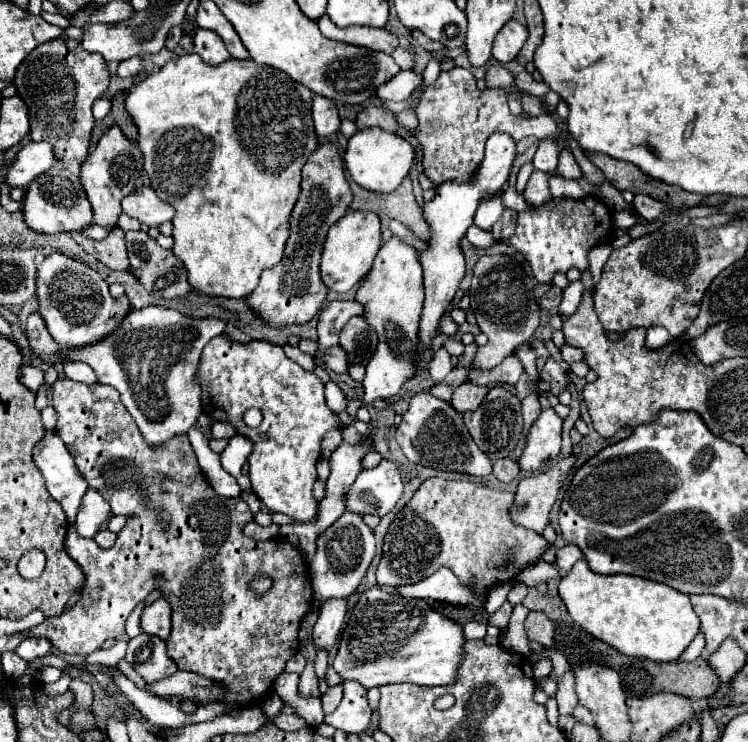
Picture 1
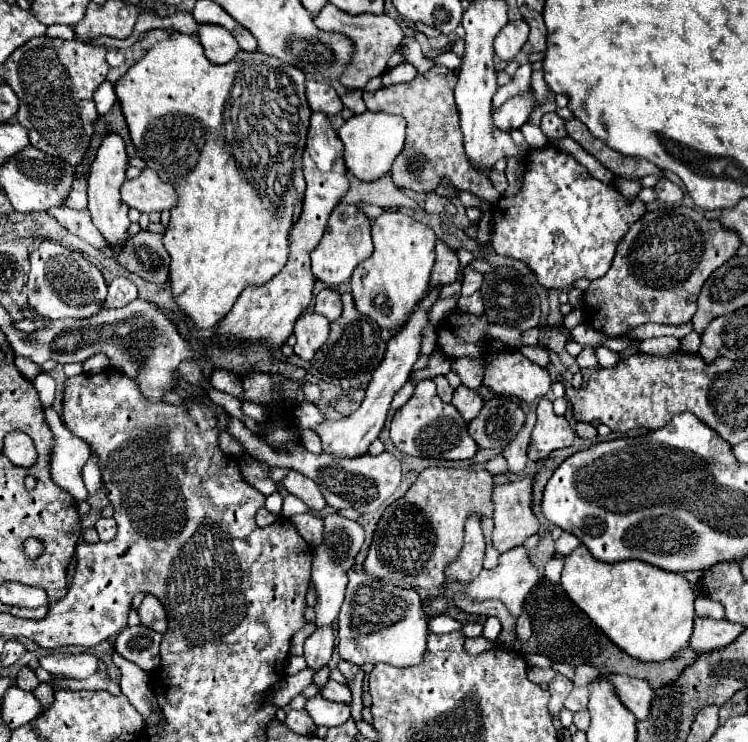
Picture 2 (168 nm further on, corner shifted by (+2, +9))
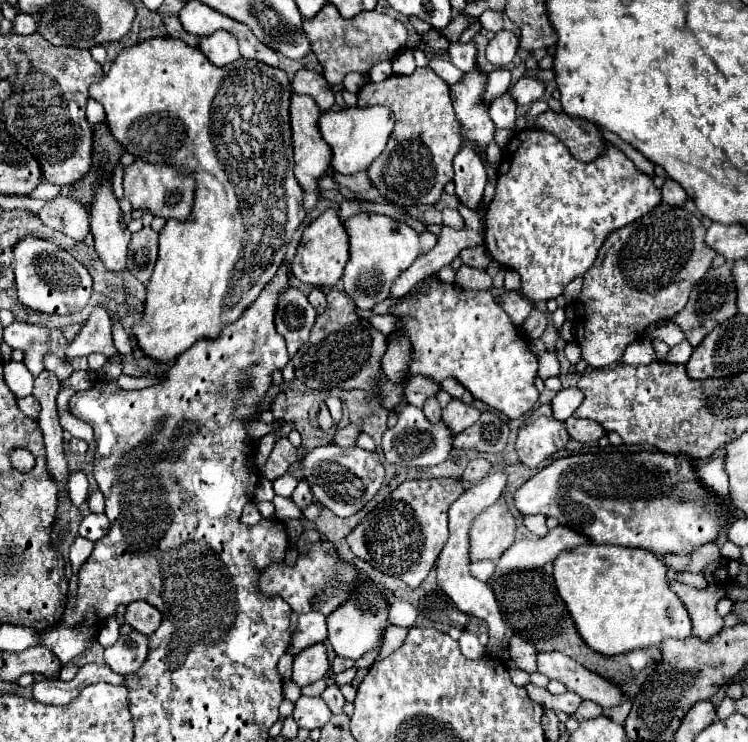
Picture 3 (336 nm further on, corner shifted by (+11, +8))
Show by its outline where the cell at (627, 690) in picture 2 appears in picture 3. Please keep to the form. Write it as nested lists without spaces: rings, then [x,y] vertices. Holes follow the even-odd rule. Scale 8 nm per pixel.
[[[560,652],[538,654],[538,672],[546,674],[550,680],[564,682],[570,692],[576,692],[582,700],[592,700],[602,708],[612,708],[626,700],[620,688]]]

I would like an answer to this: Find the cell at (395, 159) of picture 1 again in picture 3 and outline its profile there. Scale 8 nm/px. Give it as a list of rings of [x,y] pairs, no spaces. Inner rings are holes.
[[[368,106],[368,108],[342,108],[322,112],[318,118],[318,130],[322,138],[332,148],[332,168],[340,174],[356,174],[368,170],[372,160],[380,156],[394,128],[394,118],[388,106]]]

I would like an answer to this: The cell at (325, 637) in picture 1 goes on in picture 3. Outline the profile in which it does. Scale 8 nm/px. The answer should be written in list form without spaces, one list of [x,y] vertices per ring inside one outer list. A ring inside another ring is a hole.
[[[314,644],[314,646],[302,650],[294,658],[292,680],[302,688],[302,686],[308,686],[316,680],[326,678],[328,668],[330,668],[330,664],[328,664],[328,656],[326,656],[326,646]]]

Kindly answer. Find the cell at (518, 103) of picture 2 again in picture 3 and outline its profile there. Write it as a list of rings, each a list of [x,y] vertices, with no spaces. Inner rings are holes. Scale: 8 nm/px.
[[[522,76],[522,78],[510,88],[510,92],[512,92],[516,104],[522,106],[522,104],[530,104],[530,102],[540,100],[542,94],[544,94],[544,88],[546,88],[546,84],[544,84],[542,80],[538,80],[536,76]]]

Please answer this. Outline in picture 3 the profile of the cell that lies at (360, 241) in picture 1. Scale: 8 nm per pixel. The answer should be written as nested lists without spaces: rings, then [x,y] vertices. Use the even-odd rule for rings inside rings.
[[[330,208],[306,226],[300,246],[296,250],[296,256],[292,260],[292,274],[304,284],[332,288],[342,278],[346,262],[348,262],[348,234],[346,234],[336,210]]]

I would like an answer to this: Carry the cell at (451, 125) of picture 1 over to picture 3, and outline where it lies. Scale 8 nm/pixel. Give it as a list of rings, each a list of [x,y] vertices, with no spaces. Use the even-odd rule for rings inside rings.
[[[416,68],[410,76],[392,74],[374,84],[368,82],[358,92],[358,106],[386,104],[394,112],[394,132],[384,152],[368,168],[368,178],[390,202],[410,208],[436,204],[444,186],[454,178],[452,158],[460,152],[462,138],[456,134],[456,114],[452,110],[450,86],[430,68]]]

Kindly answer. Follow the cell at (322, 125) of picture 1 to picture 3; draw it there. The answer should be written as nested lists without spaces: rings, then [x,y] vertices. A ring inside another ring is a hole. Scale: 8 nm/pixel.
[[[300,68],[296,72],[296,76],[292,78],[292,90],[296,94],[308,94],[316,100],[318,108],[322,112],[330,110],[332,104],[334,104],[334,92],[332,92],[332,86],[326,82],[326,78],[318,72],[312,72],[312,70],[306,70],[306,68]]]

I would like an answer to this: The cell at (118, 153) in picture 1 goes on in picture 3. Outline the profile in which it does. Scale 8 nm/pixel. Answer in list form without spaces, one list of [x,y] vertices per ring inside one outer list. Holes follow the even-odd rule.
[[[108,182],[96,190],[96,198],[90,210],[90,228],[94,234],[94,248],[104,266],[110,272],[124,272],[130,230],[124,224],[122,210]]]

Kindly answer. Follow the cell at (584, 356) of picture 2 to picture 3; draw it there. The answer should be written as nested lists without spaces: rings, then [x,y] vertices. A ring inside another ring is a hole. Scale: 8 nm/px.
[[[662,202],[652,212],[642,216],[640,220],[614,230],[598,250],[596,264],[584,274],[582,292],[574,304],[576,318],[576,342],[582,348],[582,360],[586,360],[594,368],[616,366],[628,344],[638,340],[646,328],[654,322],[672,320],[684,306],[692,292],[692,286],[702,278],[702,274],[710,268],[714,260],[714,252],[704,244],[706,228],[702,222],[684,208],[668,206]]]

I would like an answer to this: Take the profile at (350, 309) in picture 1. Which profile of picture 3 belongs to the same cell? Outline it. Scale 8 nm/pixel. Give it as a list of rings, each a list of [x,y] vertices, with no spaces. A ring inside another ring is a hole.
[[[314,288],[310,294],[308,294],[308,302],[314,306],[314,310],[318,314],[322,314],[326,310],[326,294],[320,290],[320,288]]]

